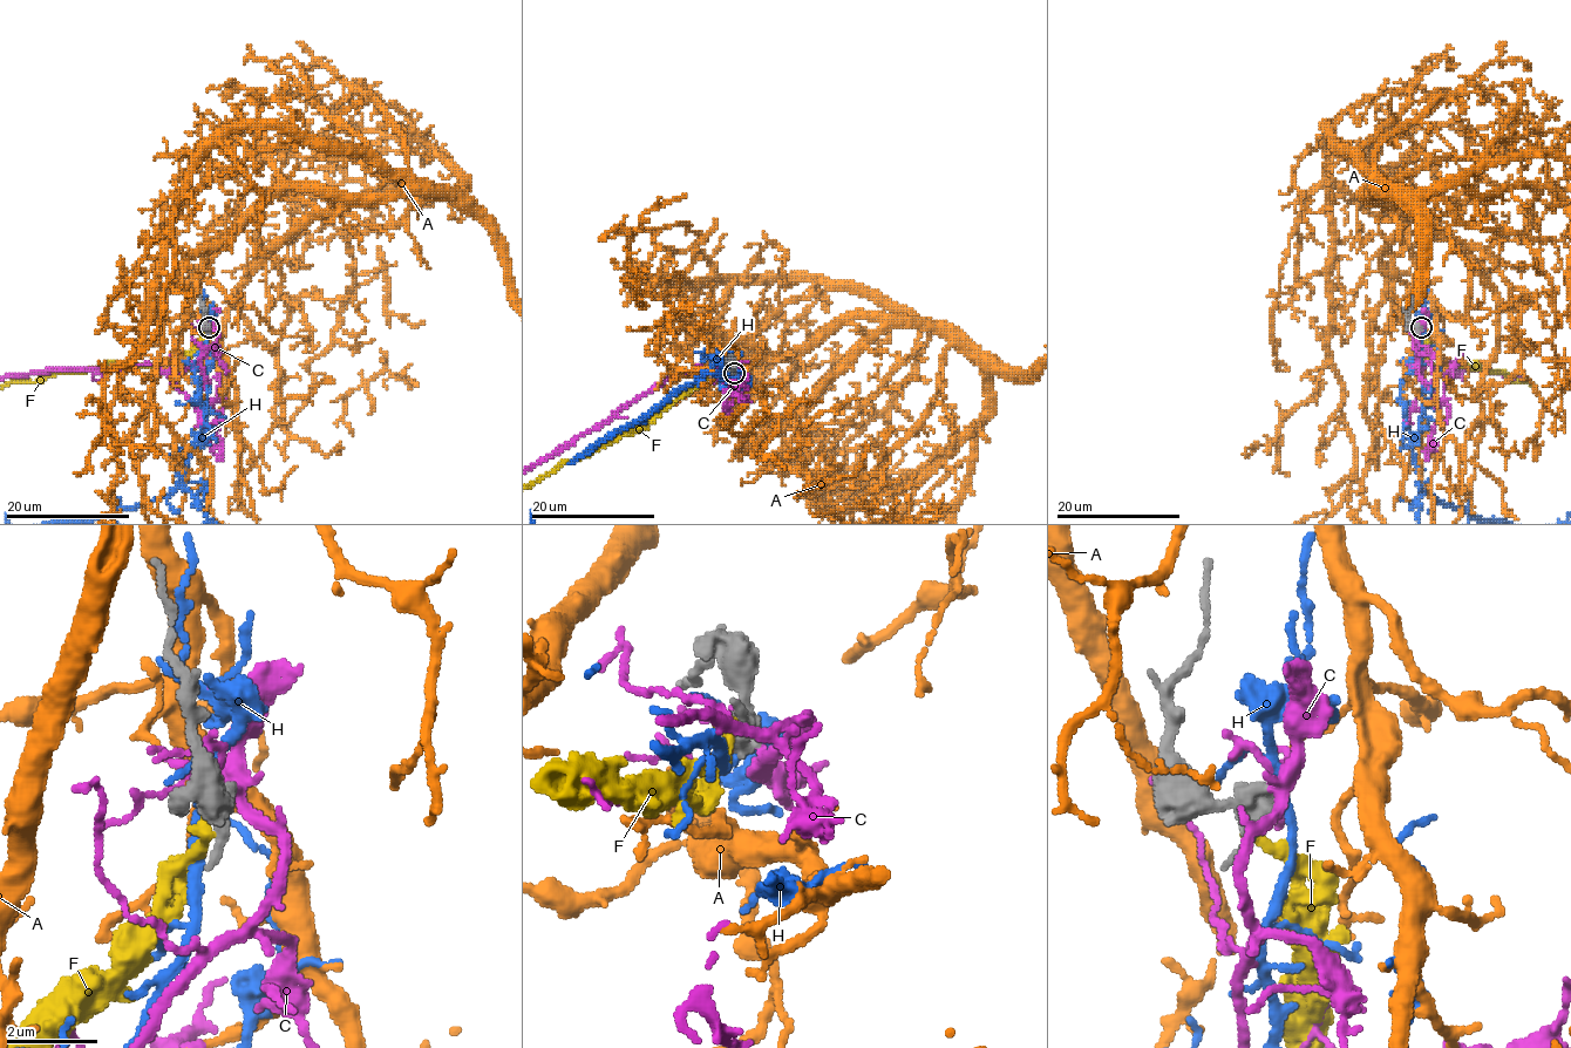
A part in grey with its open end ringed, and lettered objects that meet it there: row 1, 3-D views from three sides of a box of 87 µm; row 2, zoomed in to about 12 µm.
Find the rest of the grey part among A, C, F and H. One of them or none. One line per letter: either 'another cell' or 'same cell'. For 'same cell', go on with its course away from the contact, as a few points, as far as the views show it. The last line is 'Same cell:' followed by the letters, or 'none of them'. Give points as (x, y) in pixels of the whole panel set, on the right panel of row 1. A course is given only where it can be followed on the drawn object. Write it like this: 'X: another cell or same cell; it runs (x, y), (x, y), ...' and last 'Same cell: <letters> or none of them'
A: another cell
C: another cell
F: another cell
H: another cell
Same cell: none of them

